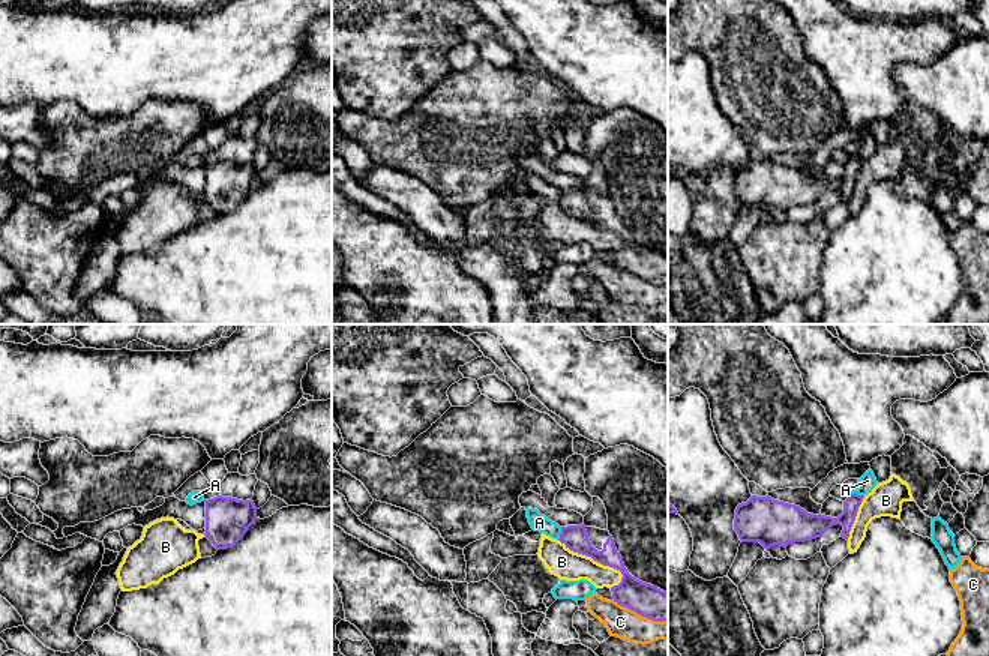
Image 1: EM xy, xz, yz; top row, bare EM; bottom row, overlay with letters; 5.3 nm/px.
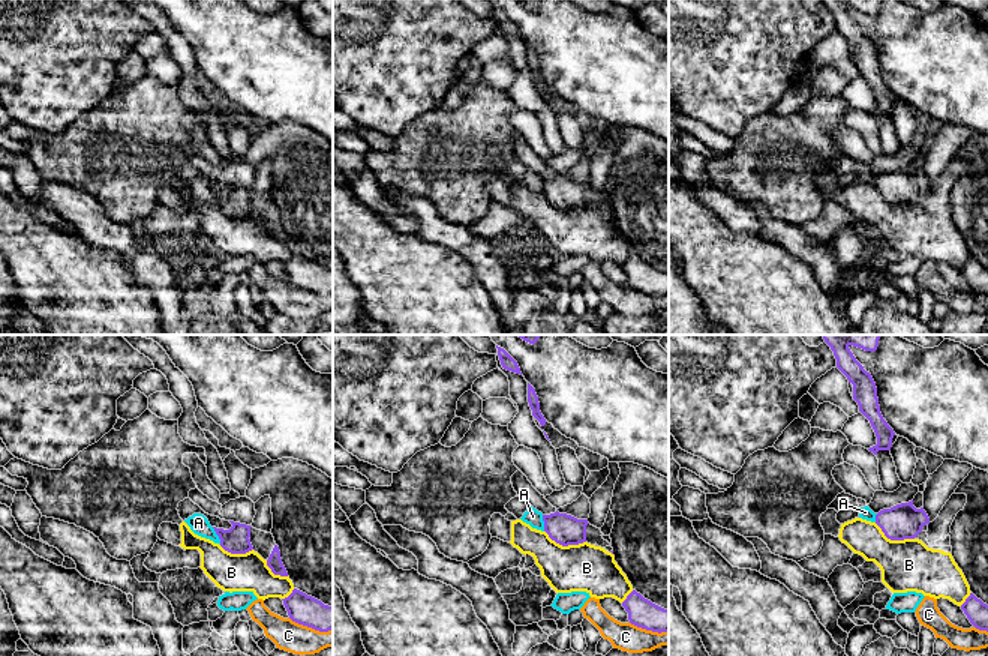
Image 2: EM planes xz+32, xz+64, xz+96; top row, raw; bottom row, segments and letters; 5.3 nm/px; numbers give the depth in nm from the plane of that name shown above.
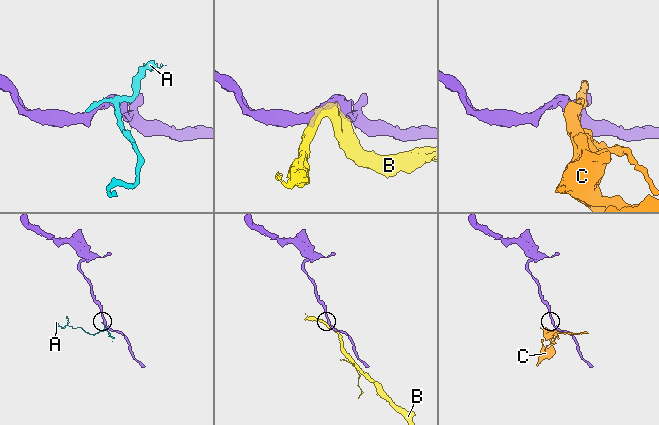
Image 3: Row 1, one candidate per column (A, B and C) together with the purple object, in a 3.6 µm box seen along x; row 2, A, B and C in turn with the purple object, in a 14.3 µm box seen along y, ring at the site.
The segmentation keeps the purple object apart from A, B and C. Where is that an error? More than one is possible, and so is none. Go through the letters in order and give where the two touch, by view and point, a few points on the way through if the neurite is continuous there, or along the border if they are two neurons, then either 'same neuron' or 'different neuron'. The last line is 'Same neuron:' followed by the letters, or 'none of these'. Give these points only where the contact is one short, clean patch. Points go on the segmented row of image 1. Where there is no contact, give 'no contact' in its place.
A: meets purple in xz at (562, 533); border along xz (562, 527), (557, 539); different neuron
B: meets purple in xz at (595, 560); different neuron
C: meets purple in xz at (640, 614); different neuron
Same neuron: none of these

